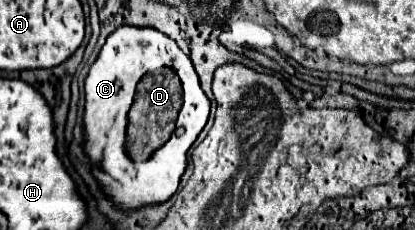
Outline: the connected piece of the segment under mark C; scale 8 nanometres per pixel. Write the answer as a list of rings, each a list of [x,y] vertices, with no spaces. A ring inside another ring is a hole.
[[[129,27],[115,29],[95,63],[89,67],[85,77],[85,111],[83,111],[83,151],[91,163],[91,173],[97,179],[105,197],[123,213],[131,213],[149,205],[159,205],[171,199],[179,187],[179,181],[187,169],[187,151],[199,137],[201,129],[209,119],[211,101],[199,85],[199,77],[191,59],[179,49],[179,45],[151,27]],[[155,67],[171,67],[179,71],[183,79],[185,101],[179,111],[177,127],[183,127],[183,135],[171,135],[171,139],[151,155],[151,159],[127,159],[123,151],[127,131],[127,107],[135,95],[135,83]]]

